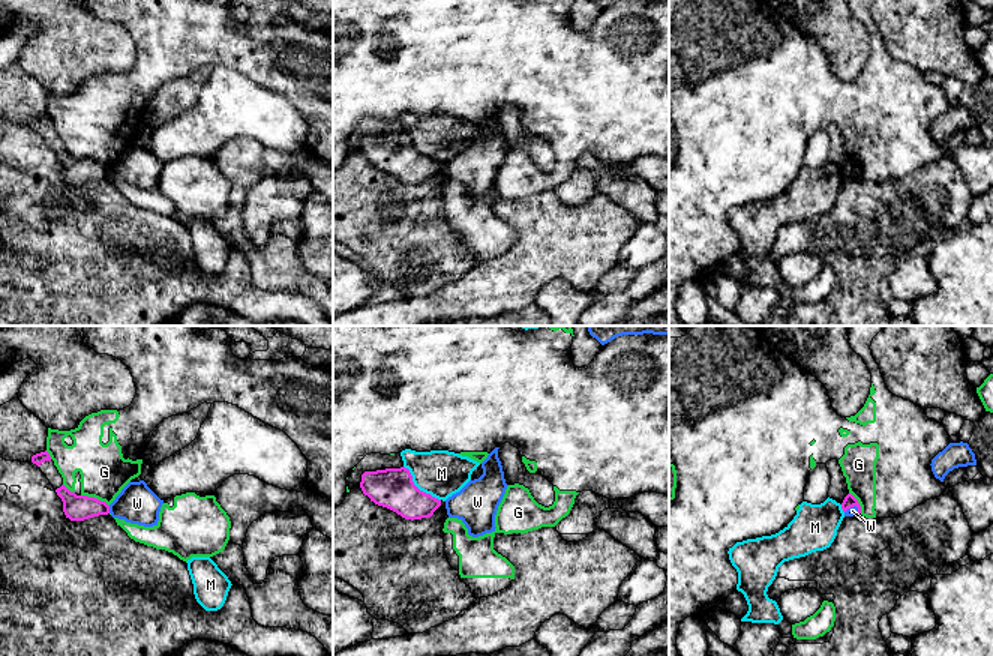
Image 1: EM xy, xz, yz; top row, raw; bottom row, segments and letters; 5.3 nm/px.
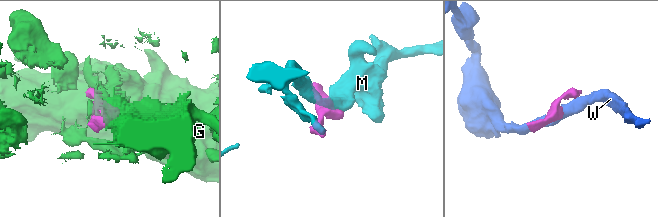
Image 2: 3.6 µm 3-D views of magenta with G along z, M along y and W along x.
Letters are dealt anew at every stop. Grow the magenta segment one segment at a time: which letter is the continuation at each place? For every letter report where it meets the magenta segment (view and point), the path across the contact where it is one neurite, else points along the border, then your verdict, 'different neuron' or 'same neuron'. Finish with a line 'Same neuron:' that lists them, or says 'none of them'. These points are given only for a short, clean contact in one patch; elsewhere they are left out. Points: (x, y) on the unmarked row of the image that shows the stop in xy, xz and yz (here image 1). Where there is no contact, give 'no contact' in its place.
G: meets magenta in xy at (93, 161); different neuron
M: meets magenta in xz at (417, 152); different neuron
W: meets magenta in xy at (108, 173); different neuron
Same neuron: none of them

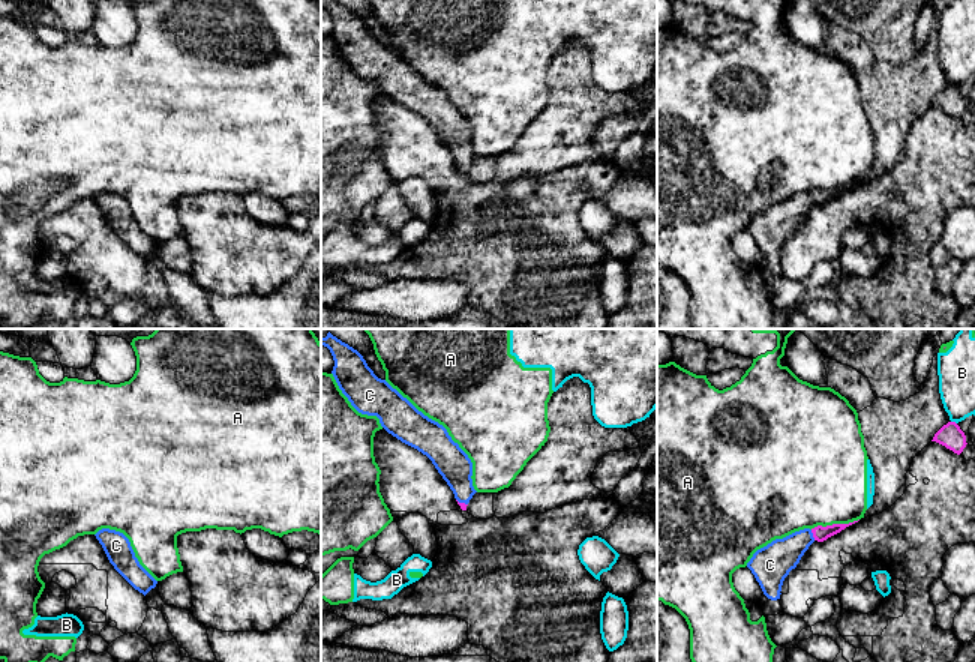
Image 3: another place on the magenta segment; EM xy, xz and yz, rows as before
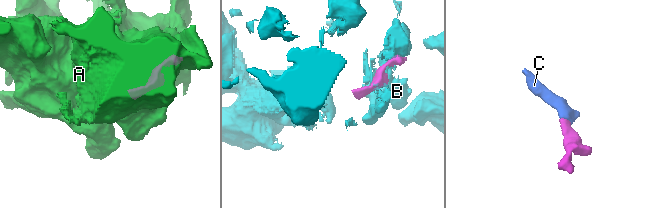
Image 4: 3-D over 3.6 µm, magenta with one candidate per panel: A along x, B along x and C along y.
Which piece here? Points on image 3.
A: meets magenta in yz at (834, 188); different neuron
B: meets magenta in yz at (954, 86); different neuron
C: meets magenta in yz at (813, 198); runs through yz (821, 197), (813, 198), (801, 203), (777, 222); same neuron
Same neuron: C

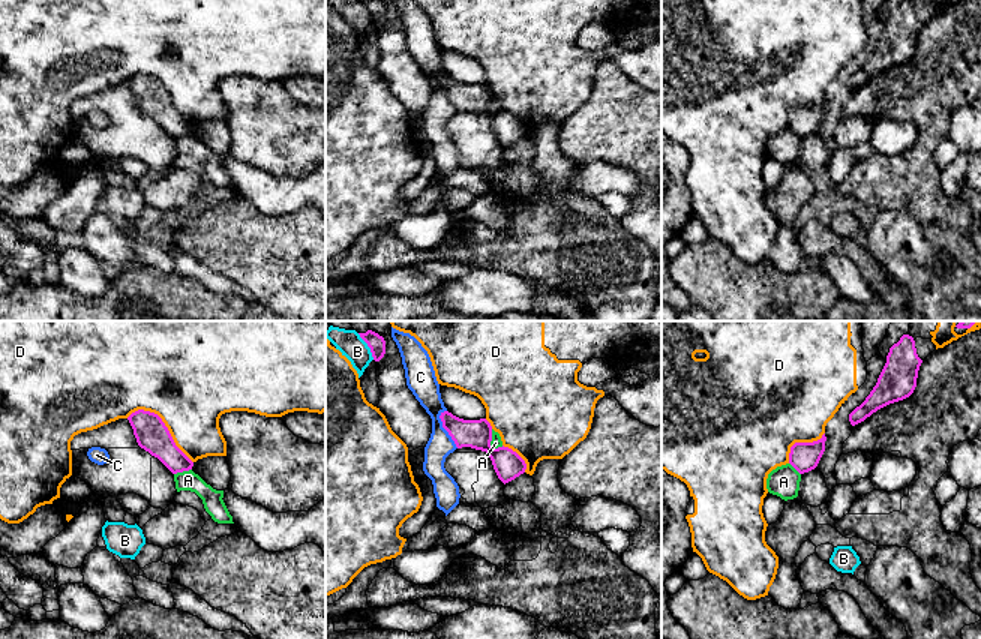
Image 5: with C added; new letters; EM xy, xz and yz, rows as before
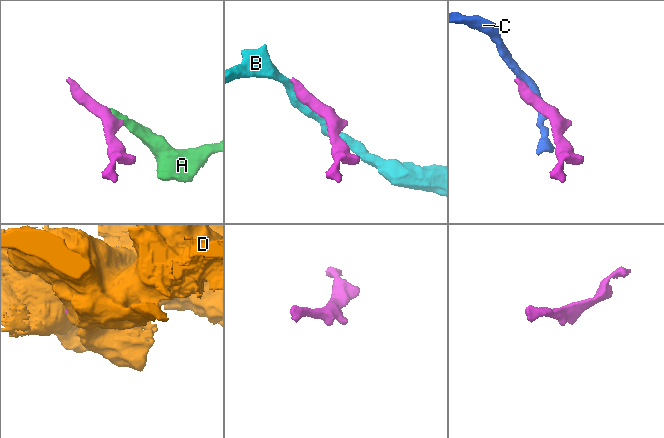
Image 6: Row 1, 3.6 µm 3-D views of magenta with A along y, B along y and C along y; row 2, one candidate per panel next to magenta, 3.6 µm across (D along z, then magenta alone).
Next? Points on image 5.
A: meets magenta in xz at (489, 107); border along xz (491, 93), (491, 108), (501, 111); different neuron
B: meets magenta in xz at (369, 11); border along xz (359, 0), (374, 23); different neuron
C: meets magenta in xz at (444, 92); different neuron
D: meets magenta in xy at (164, 87); different neuron
Same neuron: none of them

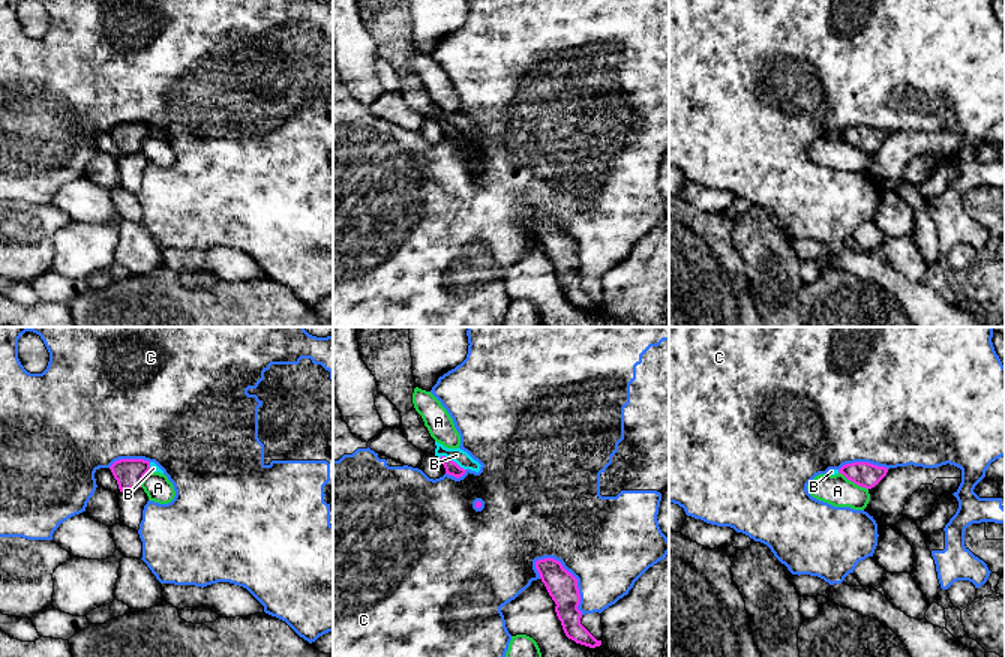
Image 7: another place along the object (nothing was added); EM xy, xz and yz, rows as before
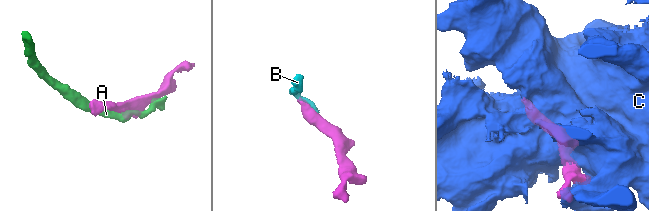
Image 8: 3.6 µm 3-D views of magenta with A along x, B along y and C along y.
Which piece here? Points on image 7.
A: meets magenta in yz at (854, 146); different neuron
B: meets magenta in xz at (452, 125); border along xz (440, 120), (450, 122), (465, 134); different neuron
C: meets magenta in xz at (573, 240); different neuron
Same neuron: none of them

